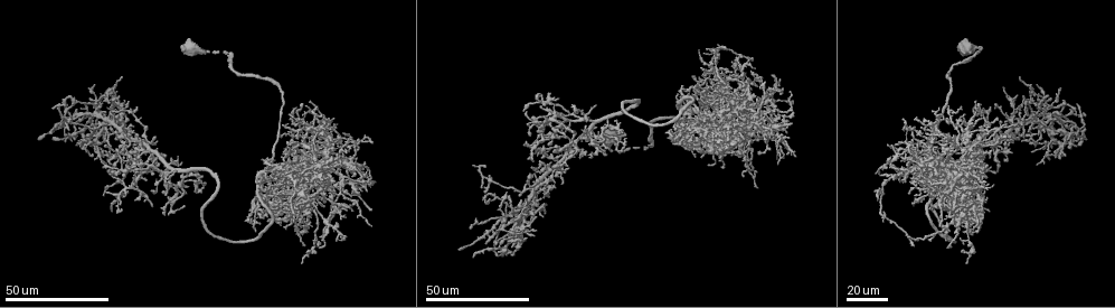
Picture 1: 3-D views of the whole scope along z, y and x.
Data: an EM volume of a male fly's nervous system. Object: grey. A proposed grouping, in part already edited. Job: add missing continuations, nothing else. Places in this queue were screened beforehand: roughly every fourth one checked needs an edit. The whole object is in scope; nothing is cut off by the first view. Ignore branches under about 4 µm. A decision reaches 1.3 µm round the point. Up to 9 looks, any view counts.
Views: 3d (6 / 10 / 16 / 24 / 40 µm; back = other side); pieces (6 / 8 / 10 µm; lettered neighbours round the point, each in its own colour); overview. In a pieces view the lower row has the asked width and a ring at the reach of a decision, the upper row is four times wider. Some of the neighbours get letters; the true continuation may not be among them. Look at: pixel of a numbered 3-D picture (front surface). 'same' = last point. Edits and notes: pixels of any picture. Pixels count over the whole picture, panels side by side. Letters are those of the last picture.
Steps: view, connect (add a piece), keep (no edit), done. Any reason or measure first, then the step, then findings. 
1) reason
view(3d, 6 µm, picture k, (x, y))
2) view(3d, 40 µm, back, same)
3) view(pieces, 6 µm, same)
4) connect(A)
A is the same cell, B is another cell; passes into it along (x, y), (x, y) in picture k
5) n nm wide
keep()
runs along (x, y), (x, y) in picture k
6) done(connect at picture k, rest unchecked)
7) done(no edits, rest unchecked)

free end
view(3d, 24 µm, picture 1, (877, 197))

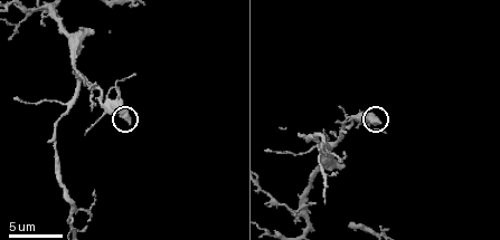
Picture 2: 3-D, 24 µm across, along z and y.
see the neighbours
view(pieces, 10 µm, picture 2, (128, 123))

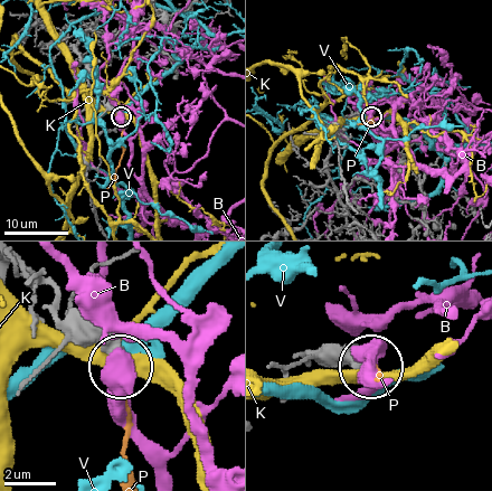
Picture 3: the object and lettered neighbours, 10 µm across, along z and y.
keep()
B, K, P and V are other cells; no lettered piece goes on from it

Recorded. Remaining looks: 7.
an open end
view(3d, 24 µm, picture 1, (283, 228))

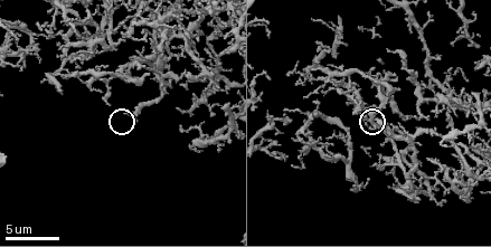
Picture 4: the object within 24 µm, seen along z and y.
what lies round it
view(pieces, 6 µm, picture 4, (378, 118))

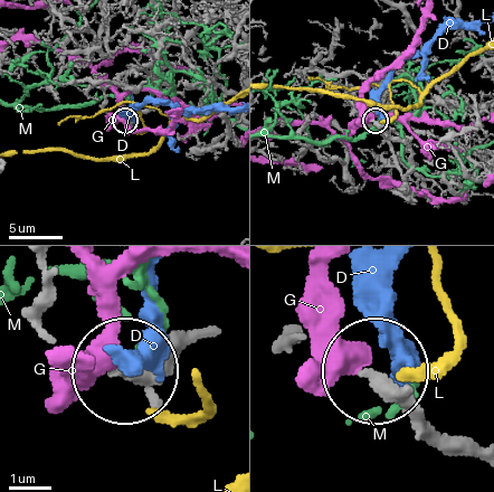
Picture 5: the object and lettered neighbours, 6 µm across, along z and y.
290 nm wide
keep()
D, G, L and M are other cells; runs along (474, 453), (381, 375) in picture 5; none of them fits

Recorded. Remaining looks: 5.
end of a long branch
view(3d, 40 µm, picture 1, (150, 207))

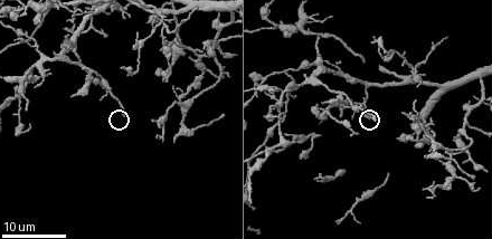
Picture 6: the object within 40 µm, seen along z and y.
view(pieces, 10 µm, picture 6, (375, 121))

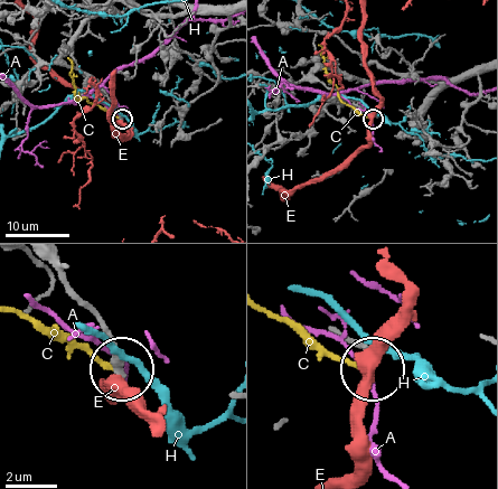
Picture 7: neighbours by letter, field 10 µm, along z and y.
300 nm wide
keep()
A, C, E and H are other cells; runs along (50, 264), (90, 309), (119, 365) in picture 7; no lettered piece goes on from it

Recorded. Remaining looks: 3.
an open end
view(3d, 40 µm, picture 1, (327, 139))

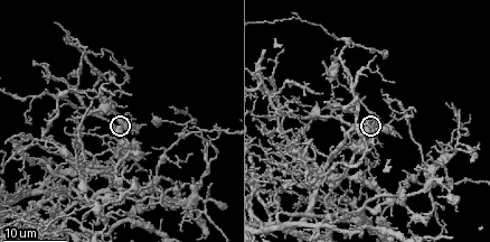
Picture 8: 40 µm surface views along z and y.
view(pieces, 8 µm, picture 8, (118, 128))

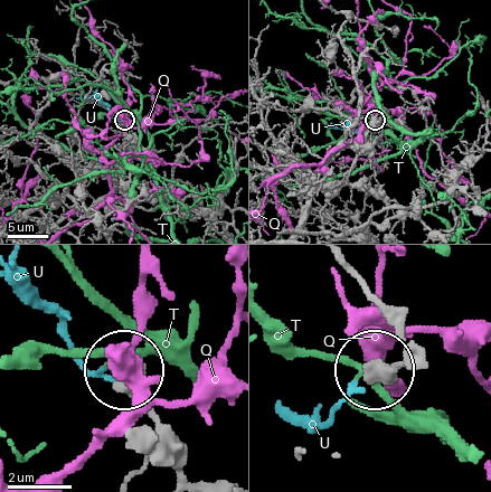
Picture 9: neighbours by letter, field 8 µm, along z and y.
keep()
Q, T and U are other cells; runs along (422, 365), (376, 370) in picture 9; no lettered piece goes on from it

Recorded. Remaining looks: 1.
done(no edits, rest unchecked)

